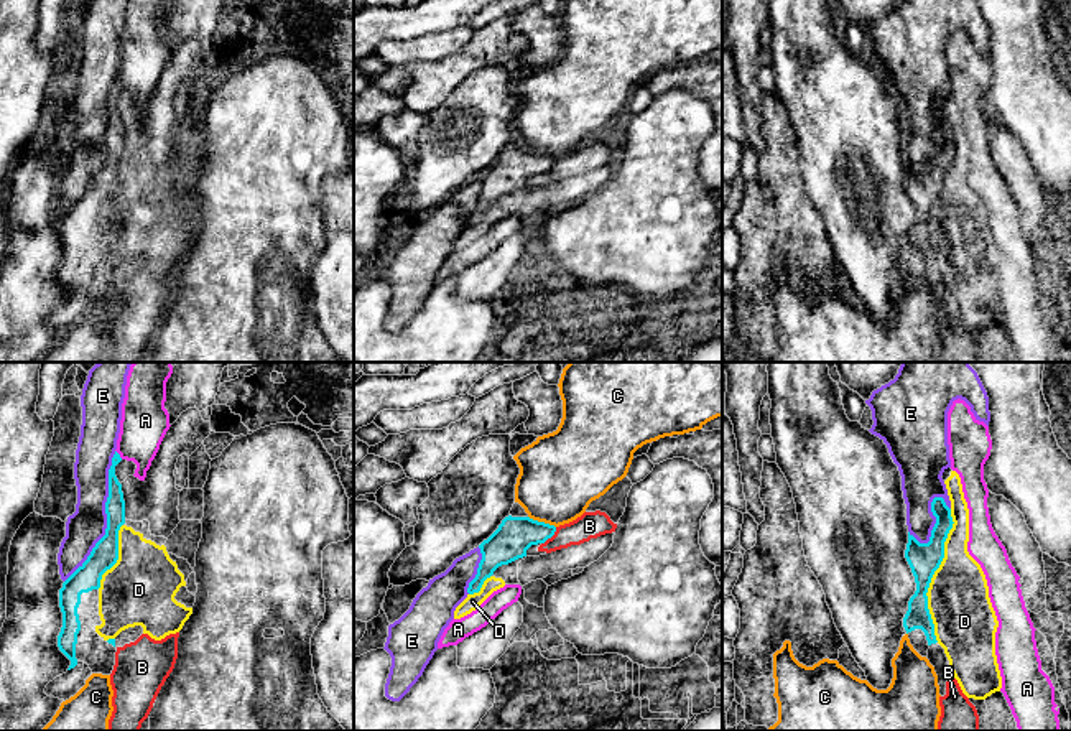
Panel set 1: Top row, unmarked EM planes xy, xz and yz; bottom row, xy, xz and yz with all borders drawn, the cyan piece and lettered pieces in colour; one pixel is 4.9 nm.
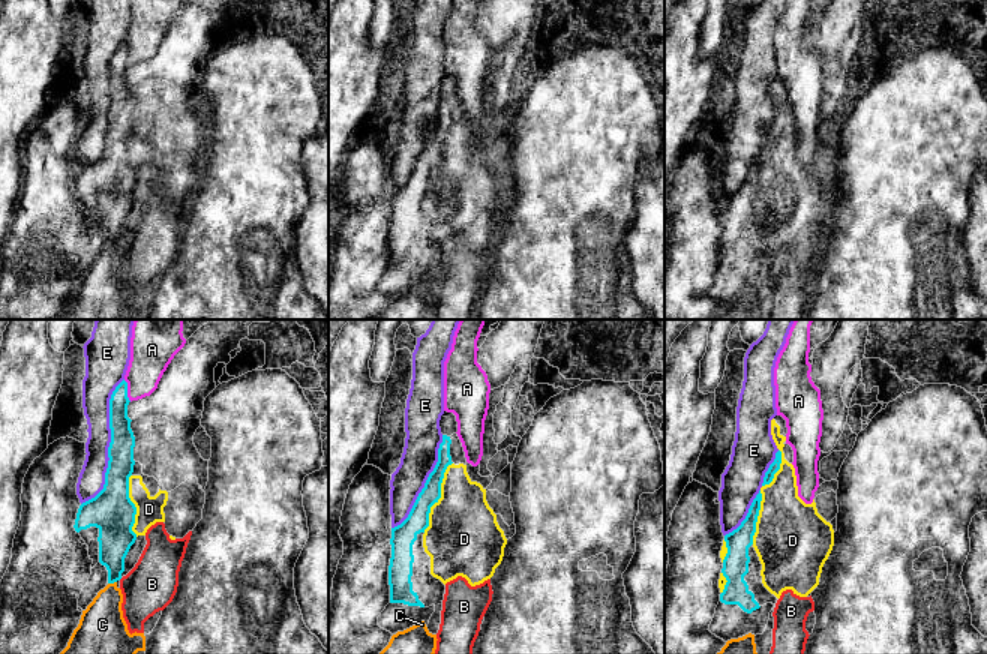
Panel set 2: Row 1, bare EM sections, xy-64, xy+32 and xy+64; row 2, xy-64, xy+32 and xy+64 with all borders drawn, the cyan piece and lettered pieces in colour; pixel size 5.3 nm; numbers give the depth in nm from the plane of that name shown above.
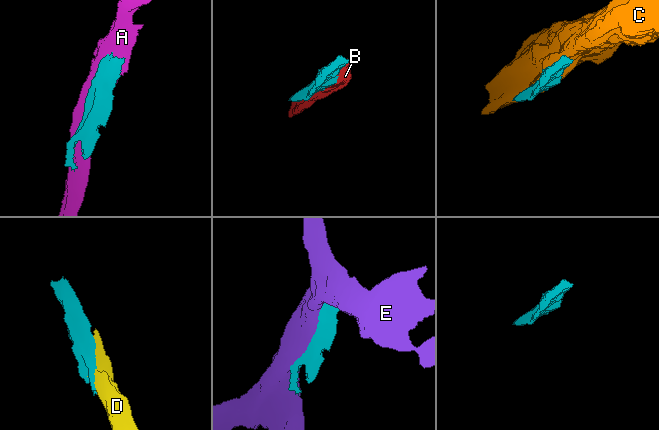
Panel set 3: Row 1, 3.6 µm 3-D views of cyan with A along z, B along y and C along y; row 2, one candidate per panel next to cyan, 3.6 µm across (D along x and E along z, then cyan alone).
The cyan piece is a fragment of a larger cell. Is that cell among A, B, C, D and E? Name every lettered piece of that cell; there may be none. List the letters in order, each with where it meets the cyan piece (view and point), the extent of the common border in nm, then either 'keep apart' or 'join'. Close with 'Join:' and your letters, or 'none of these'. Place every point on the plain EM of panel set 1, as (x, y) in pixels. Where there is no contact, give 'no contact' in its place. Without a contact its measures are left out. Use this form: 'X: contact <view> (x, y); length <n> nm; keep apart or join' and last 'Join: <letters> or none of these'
A: contact xy (119, 86); length 60 nm; keep apart
B: contact xz (550, 168); length 120 nm; keep apart
C: contact xz (542, 153); length 150 nm; keep apart
D: contact yz (933, 204); length 650 nm; join
E: contact xy (107, 148); length 700 nm; keep apart
Join: D

